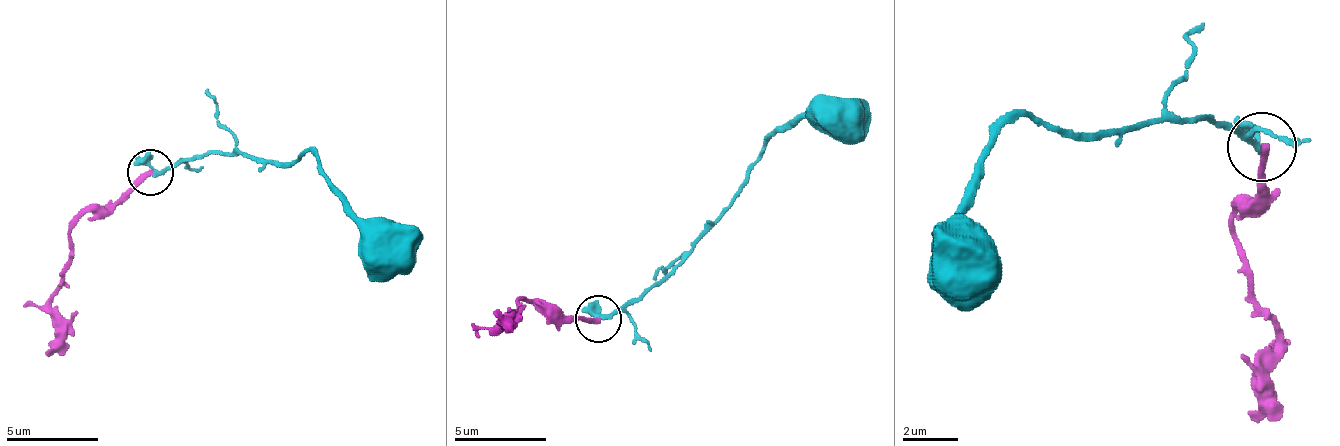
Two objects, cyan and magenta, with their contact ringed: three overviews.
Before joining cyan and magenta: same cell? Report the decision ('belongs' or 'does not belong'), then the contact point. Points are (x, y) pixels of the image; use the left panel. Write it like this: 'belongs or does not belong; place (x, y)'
does not belong; place (150, 172)

